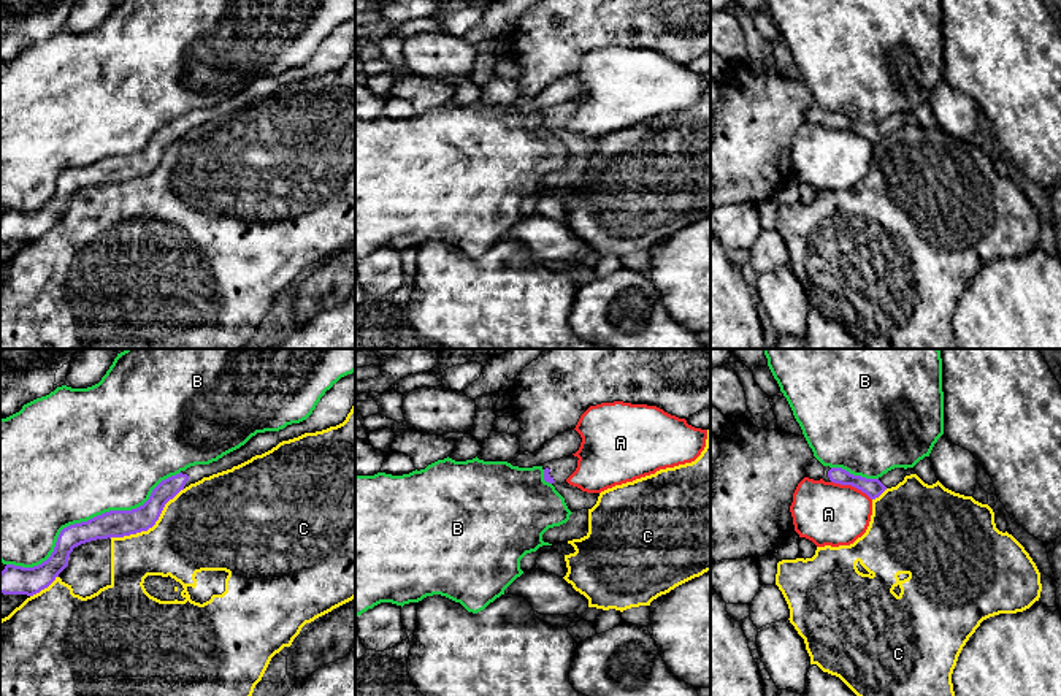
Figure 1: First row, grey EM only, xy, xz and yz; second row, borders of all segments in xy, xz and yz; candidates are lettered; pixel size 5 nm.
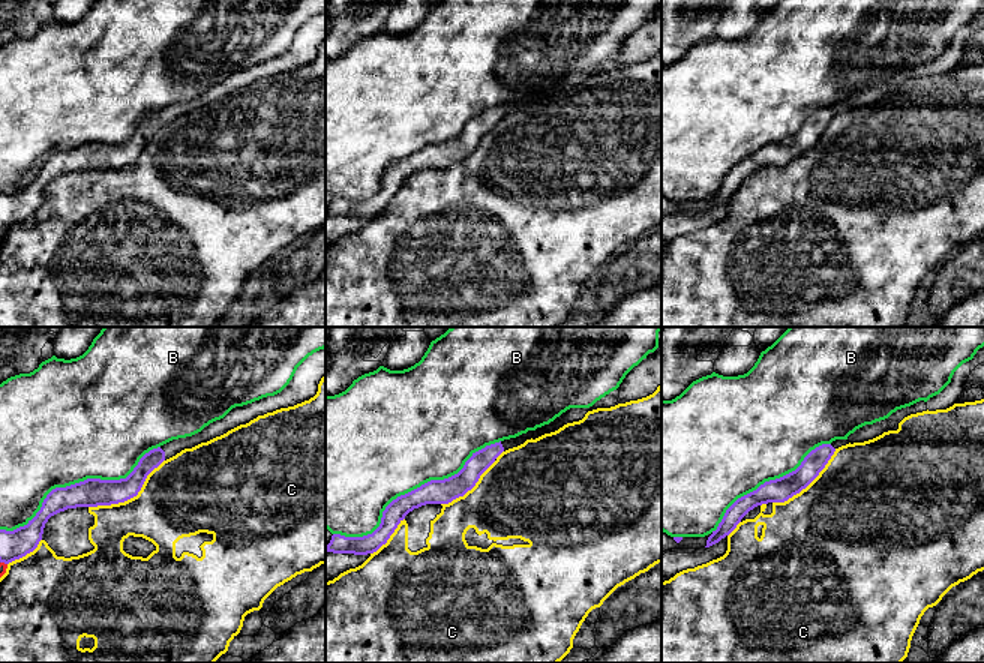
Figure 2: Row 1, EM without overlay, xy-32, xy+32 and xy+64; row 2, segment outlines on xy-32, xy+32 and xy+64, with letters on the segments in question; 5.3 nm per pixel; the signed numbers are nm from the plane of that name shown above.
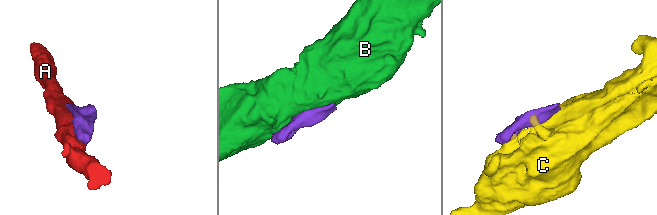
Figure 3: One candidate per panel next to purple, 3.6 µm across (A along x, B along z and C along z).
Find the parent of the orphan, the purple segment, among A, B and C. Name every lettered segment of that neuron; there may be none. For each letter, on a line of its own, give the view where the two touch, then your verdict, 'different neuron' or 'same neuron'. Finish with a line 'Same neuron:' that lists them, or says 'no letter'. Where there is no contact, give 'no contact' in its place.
A: yz | different neuron
B: xy | different neuron
C: xy | different neuron
Same neuron: no letter

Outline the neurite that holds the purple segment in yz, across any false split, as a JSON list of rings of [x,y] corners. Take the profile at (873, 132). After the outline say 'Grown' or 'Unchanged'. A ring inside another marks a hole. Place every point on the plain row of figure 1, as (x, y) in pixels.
[[[831,113],[828,116],[828,122],[834,128],[852,130],[852,132],[861,135],[863,138],[866,138],[871,144],[875,144],[887,133],[896,132],[899,127],[902,127],[906,122],[906,114],[894,113],[879,124],[866,124],[861,120],[853,120],[842,113]]]. Grown

